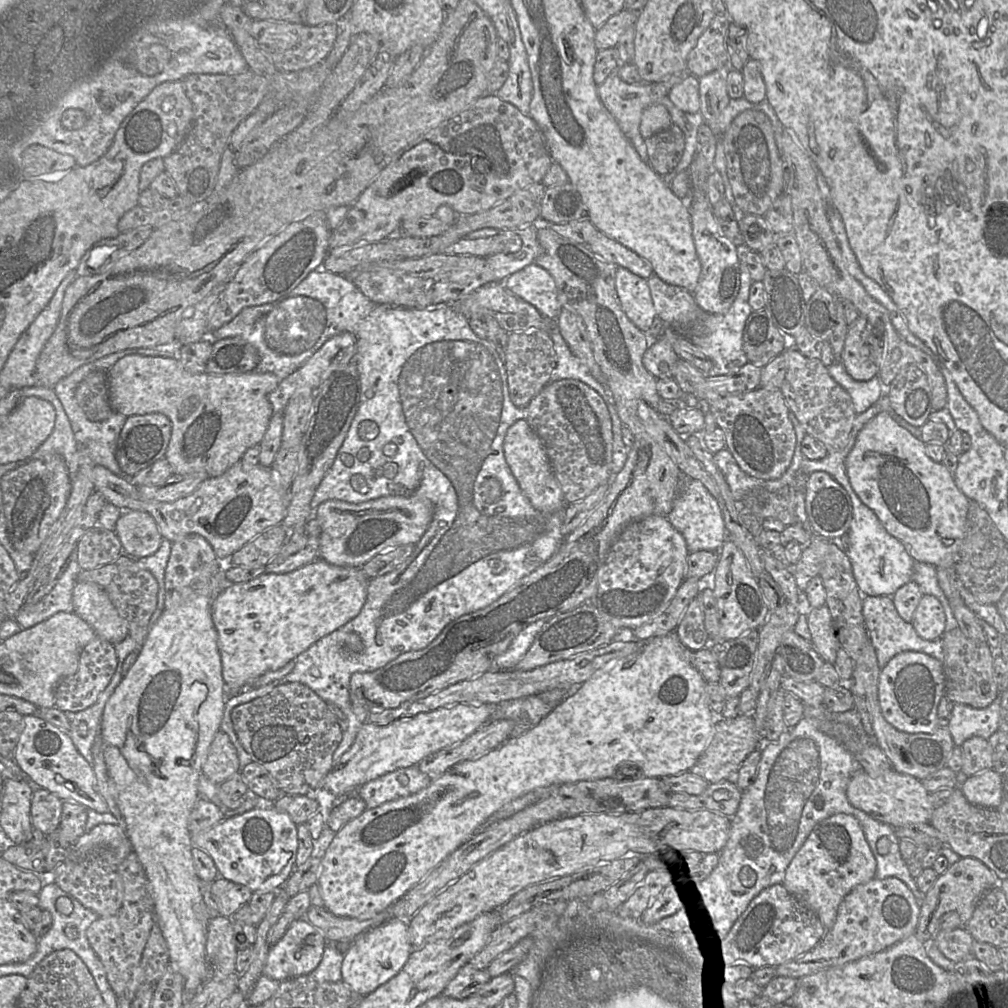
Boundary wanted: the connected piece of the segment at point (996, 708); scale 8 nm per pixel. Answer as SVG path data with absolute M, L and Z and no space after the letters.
M1002 692L985 708L974 708L955 703L951 709L948 729L954 745L960 747L965 740L979 736L989 740L999 729Z

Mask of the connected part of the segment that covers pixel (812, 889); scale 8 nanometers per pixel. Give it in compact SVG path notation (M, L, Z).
M834 814L820 821L788 865L783 885L820 919L826 930L833 927L843 898L855 887L876 876L877 862L858 820Z

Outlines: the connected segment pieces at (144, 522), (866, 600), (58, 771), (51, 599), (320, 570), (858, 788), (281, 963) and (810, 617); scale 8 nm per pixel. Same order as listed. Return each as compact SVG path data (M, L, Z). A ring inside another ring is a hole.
M124 510L115 524L123 551L131 558L154 554L163 541L154 518L141 510Z
M863 596L862 614L869 640L876 651L880 669L895 655L905 651L922 652L943 662L944 654L941 639L926 640L921 638L913 625L900 617L890 596Z
M24 715L24 723L13 760L25 777L34 786L48 790L63 801L82 804L98 813L109 812L97 791L93 767L78 752L69 735L37 715Z
M69 558L52 590L34 606L20 611L16 617L18 624L23 629L27 629L57 612L74 612L72 590L81 570L76 559Z
M318 559L285 574L263 573L247 582L232 583L218 594L211 604L211 616L218 634L217 644L221 656L222 677L230 695L238 694L237 692L243 685L253 682L259 676L268 672L277 671L290 661L295 660L299 654L308 649L316 641L337 630L356 617L365 603L369 580L370 579L365 576L360 567L336 566L322 559Z
M890 768L880 775L870 775L862 770L855 773L846 789L849 802L877 821L898 828L906 825L930 823L935 810L930 793L921 780Z
M295 920L289 925L283 937L270 946L262 974L279 982L309 975L319 965L327 943L322 932L309 921Z
M826 605L813 608L807 615L807 622L817 653L825 662L834 664L841 646L829 608Z

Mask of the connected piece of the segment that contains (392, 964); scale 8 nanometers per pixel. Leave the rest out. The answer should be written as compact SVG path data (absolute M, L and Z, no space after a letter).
M390 919L351 942L344 953L341 966L342 982L356 994L365 996L393 978L405 965L413 950L408 920Z

